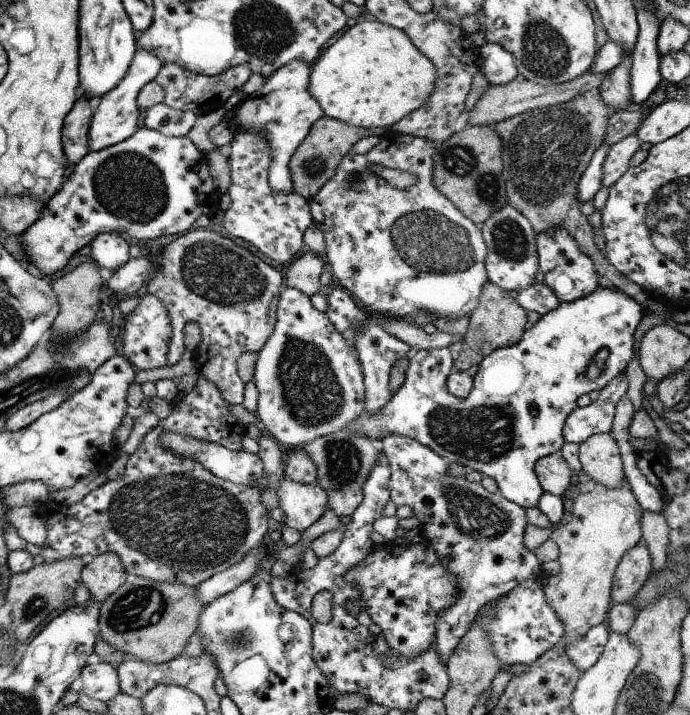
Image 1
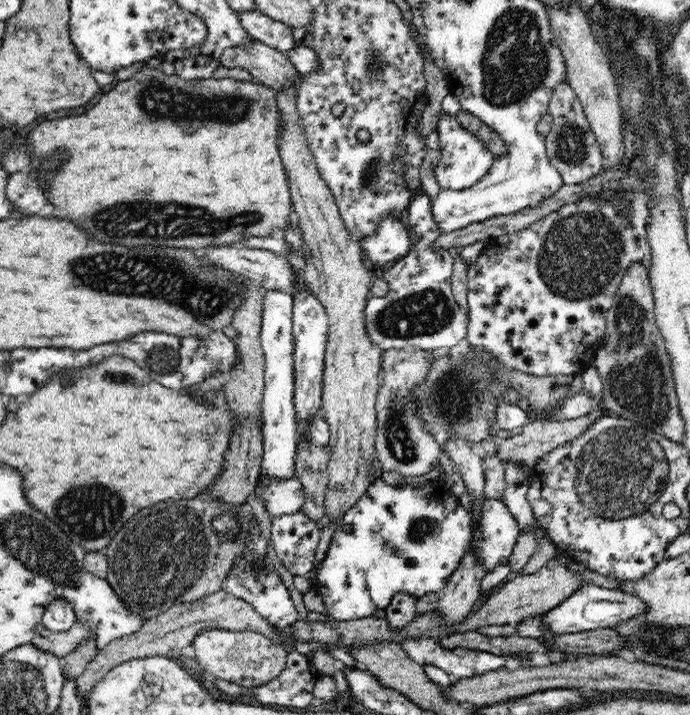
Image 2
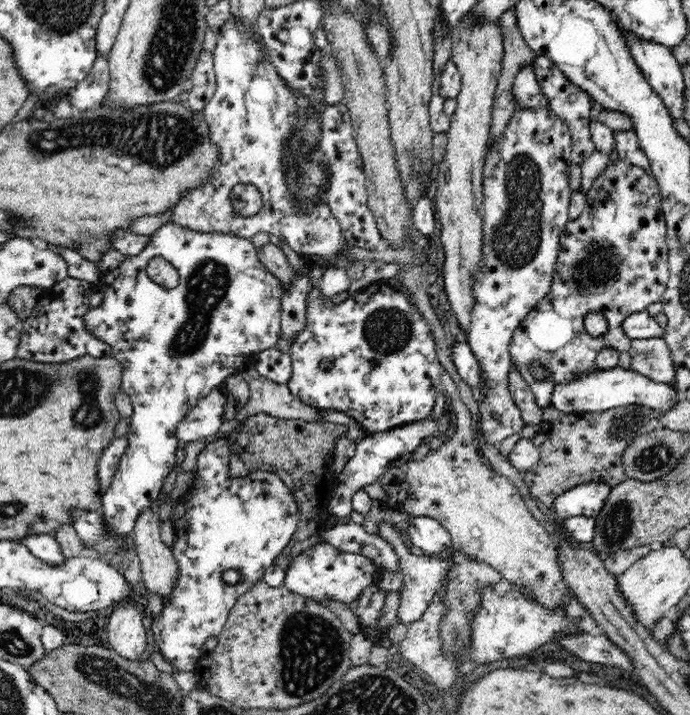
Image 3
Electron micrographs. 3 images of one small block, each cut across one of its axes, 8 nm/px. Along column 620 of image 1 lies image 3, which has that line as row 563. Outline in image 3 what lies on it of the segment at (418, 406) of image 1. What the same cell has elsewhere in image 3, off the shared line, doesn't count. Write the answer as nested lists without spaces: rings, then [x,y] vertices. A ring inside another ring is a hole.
[[[326,542],[317,543],[291,559],[285,570],[283,585],[289,591],[324,604],[324,600],[332,598],[344,604],[352,604],[368,586],[376,584],[382,571],[361,554],[345,553]]]

